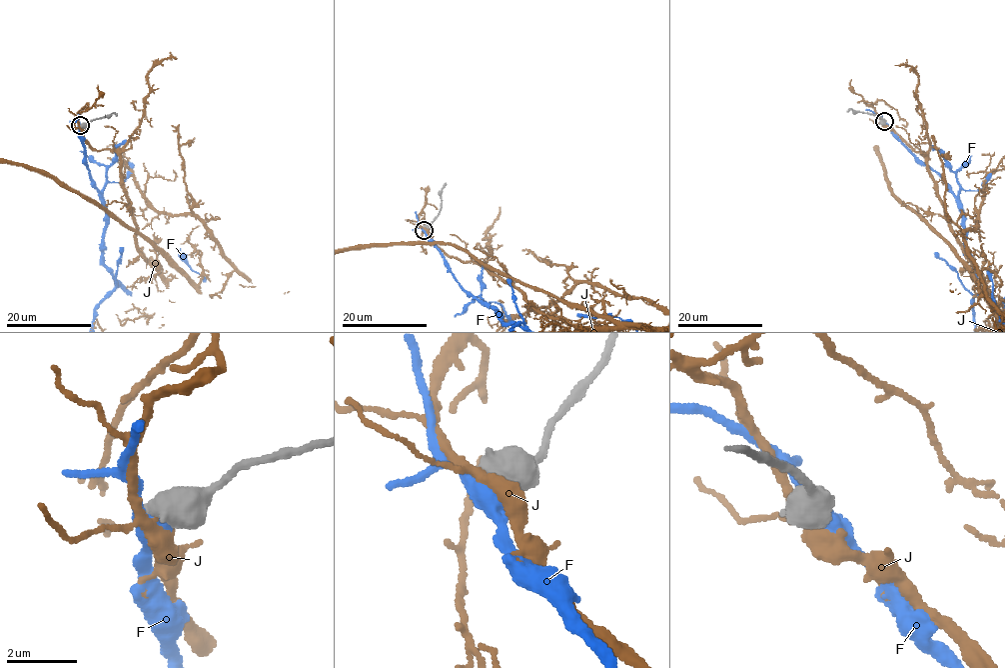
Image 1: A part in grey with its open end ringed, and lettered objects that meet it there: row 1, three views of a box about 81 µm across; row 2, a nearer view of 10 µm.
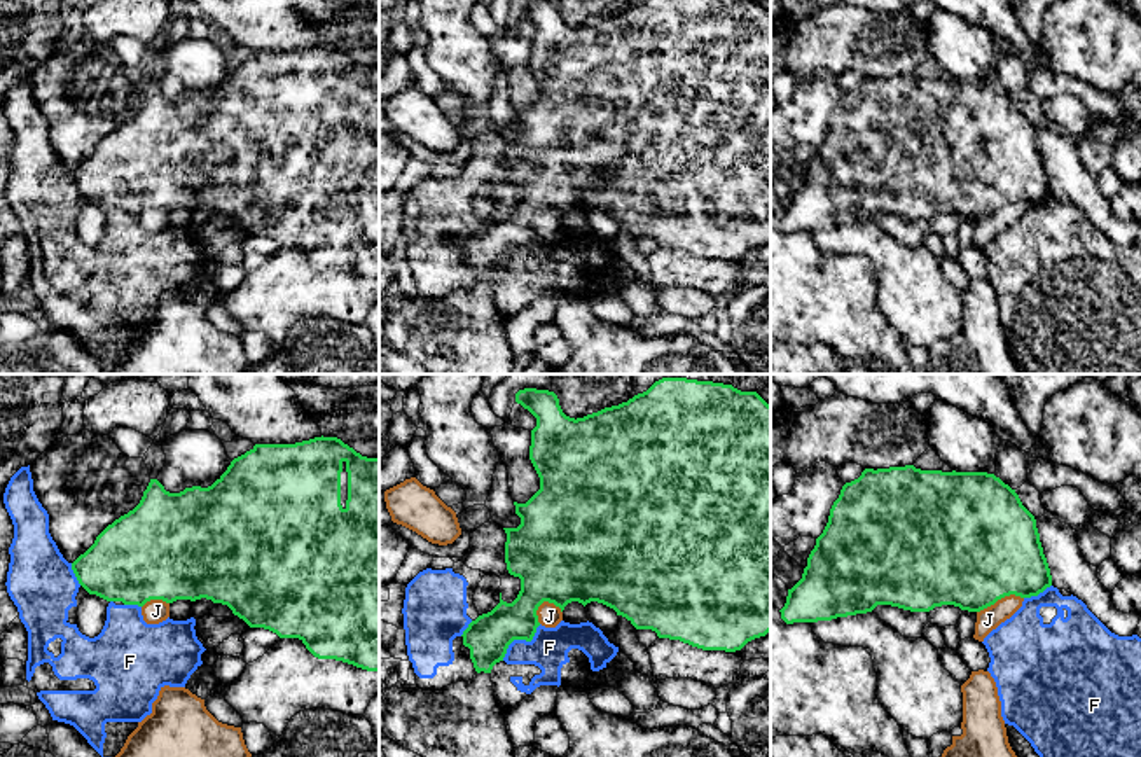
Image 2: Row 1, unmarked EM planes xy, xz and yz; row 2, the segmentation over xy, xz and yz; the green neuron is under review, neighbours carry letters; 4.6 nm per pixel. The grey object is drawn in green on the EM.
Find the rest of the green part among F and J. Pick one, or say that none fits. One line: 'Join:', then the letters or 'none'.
Join: none

